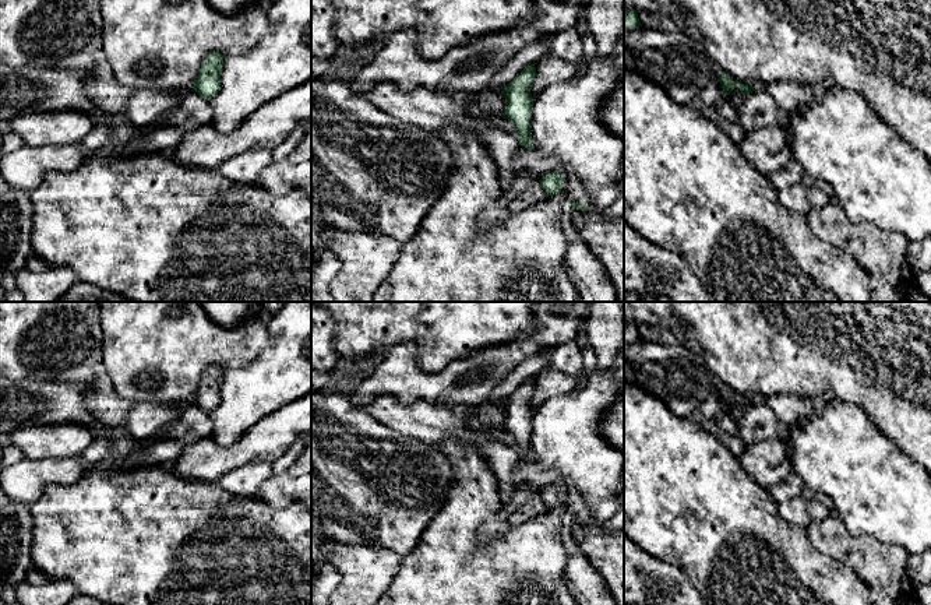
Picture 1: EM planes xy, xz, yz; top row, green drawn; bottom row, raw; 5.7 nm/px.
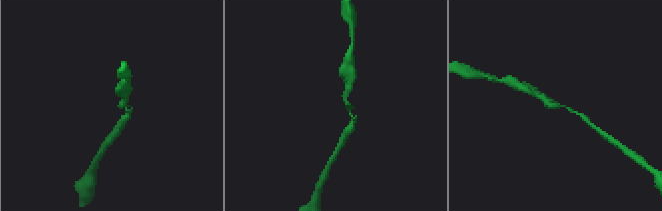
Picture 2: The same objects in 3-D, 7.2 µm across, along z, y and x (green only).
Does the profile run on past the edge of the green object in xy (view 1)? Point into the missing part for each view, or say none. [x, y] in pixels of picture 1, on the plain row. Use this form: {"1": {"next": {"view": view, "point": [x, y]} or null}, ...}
{"1": {"next": null}}

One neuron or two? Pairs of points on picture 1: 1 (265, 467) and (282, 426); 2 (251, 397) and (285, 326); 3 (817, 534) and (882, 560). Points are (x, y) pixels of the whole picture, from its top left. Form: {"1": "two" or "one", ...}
{"1": "two", "2": "one", "3": "one"}

